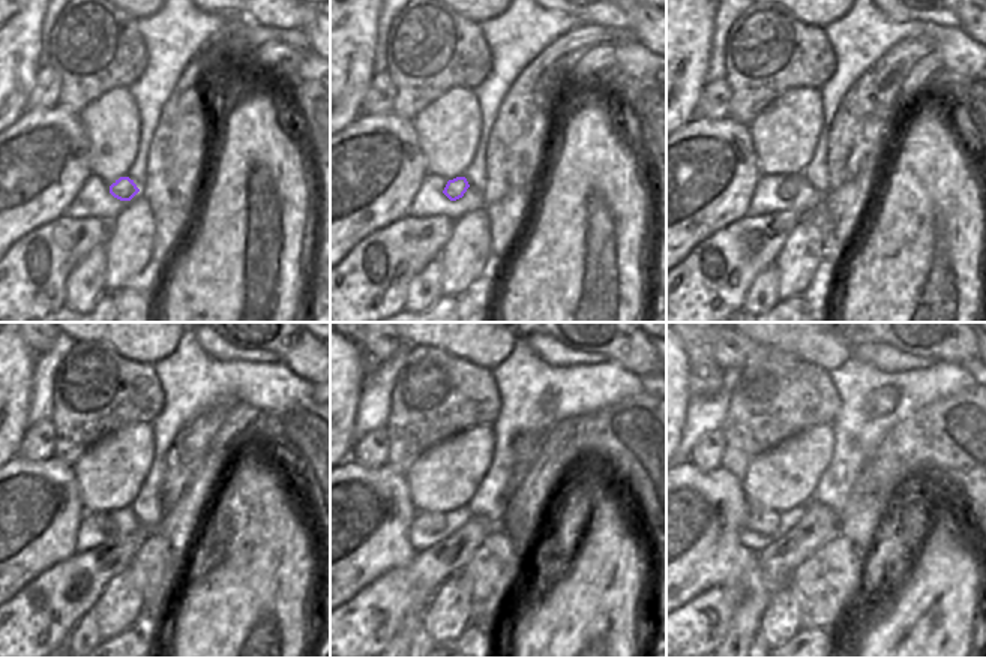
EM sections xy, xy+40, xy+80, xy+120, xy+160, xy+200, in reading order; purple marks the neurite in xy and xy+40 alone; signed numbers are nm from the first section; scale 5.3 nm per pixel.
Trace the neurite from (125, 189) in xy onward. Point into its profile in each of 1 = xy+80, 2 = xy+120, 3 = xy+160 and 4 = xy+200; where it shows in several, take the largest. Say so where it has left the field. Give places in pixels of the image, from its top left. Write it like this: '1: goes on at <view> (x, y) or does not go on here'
1: goes on at xy+80 (788, 189)
2: goes on at xy+120 (105, 523)
3: goes on at xy+160 (431, 522)
4: goes on at xy+200 (761, 520)

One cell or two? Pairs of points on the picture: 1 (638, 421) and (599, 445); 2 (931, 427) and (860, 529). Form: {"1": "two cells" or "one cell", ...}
{"1": "one cell", "2": "one cell"}

